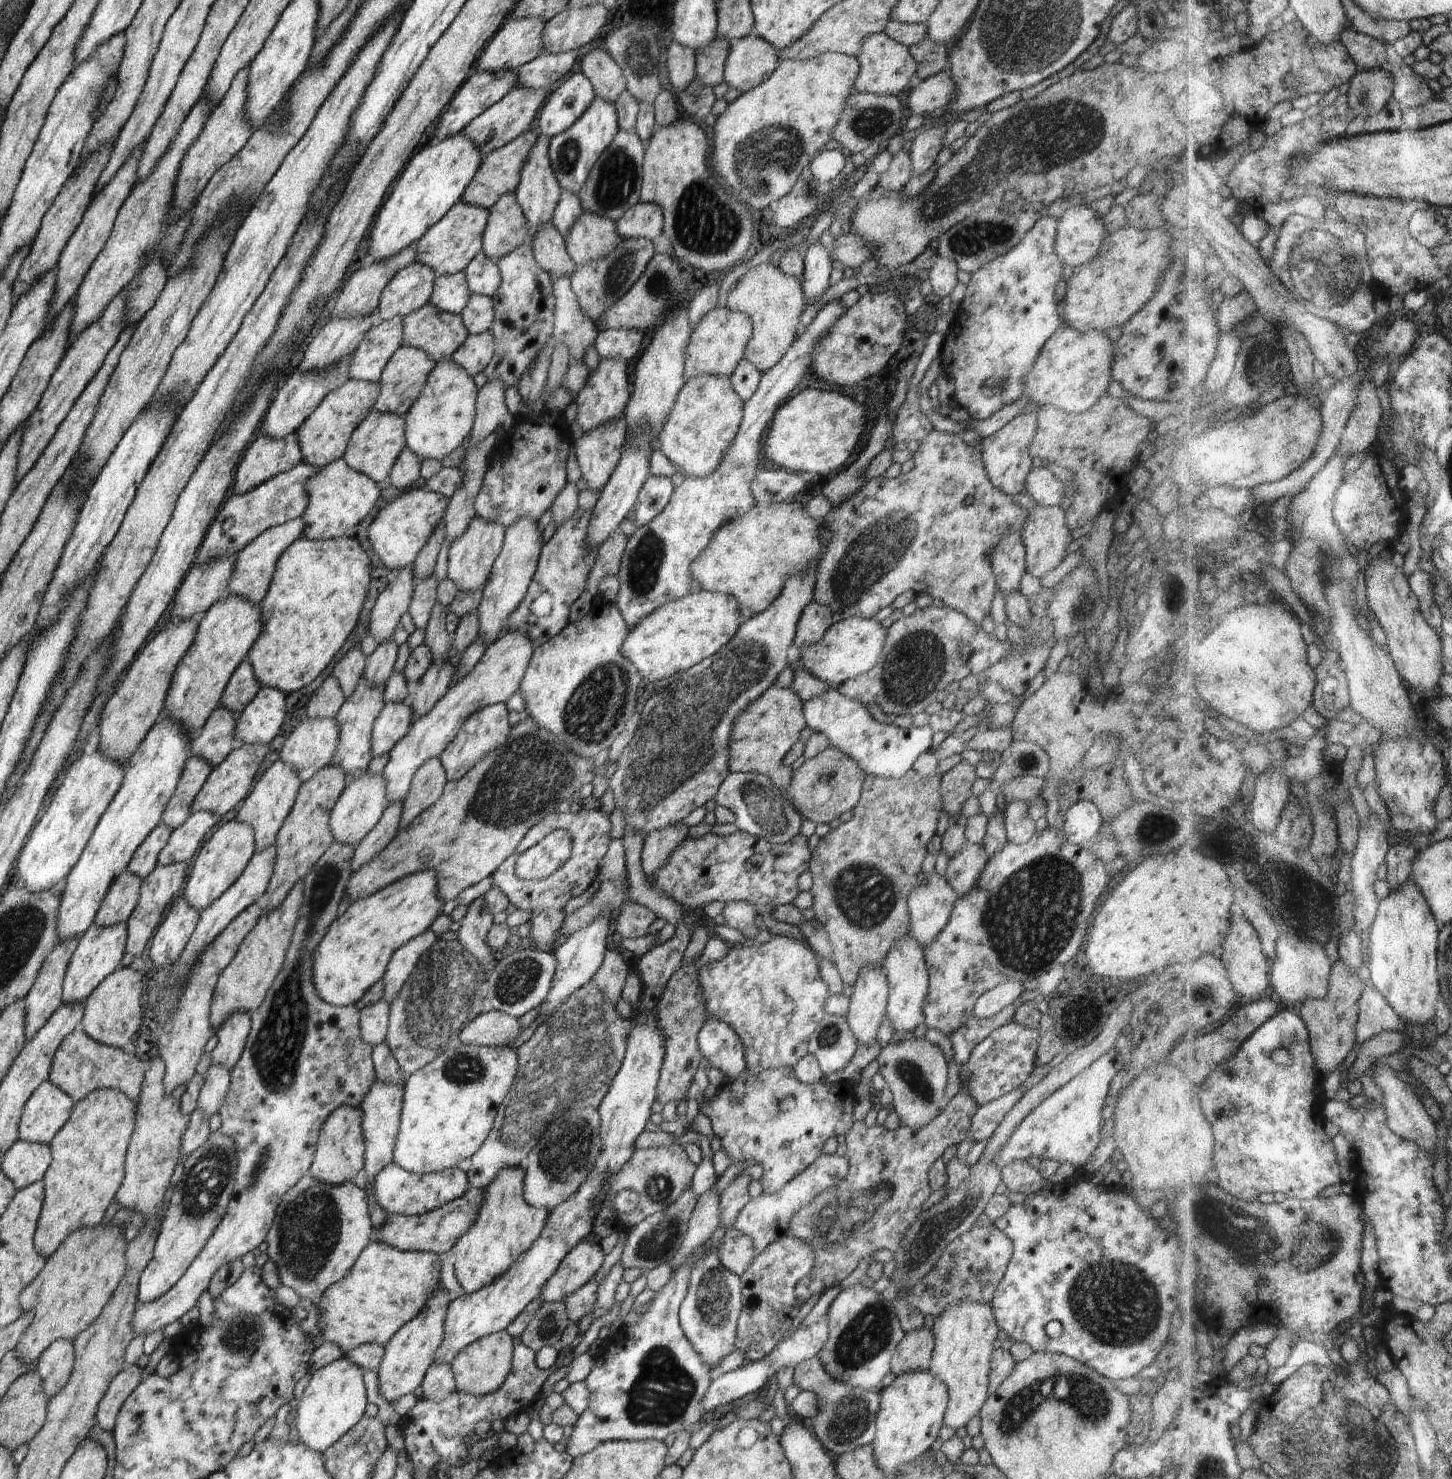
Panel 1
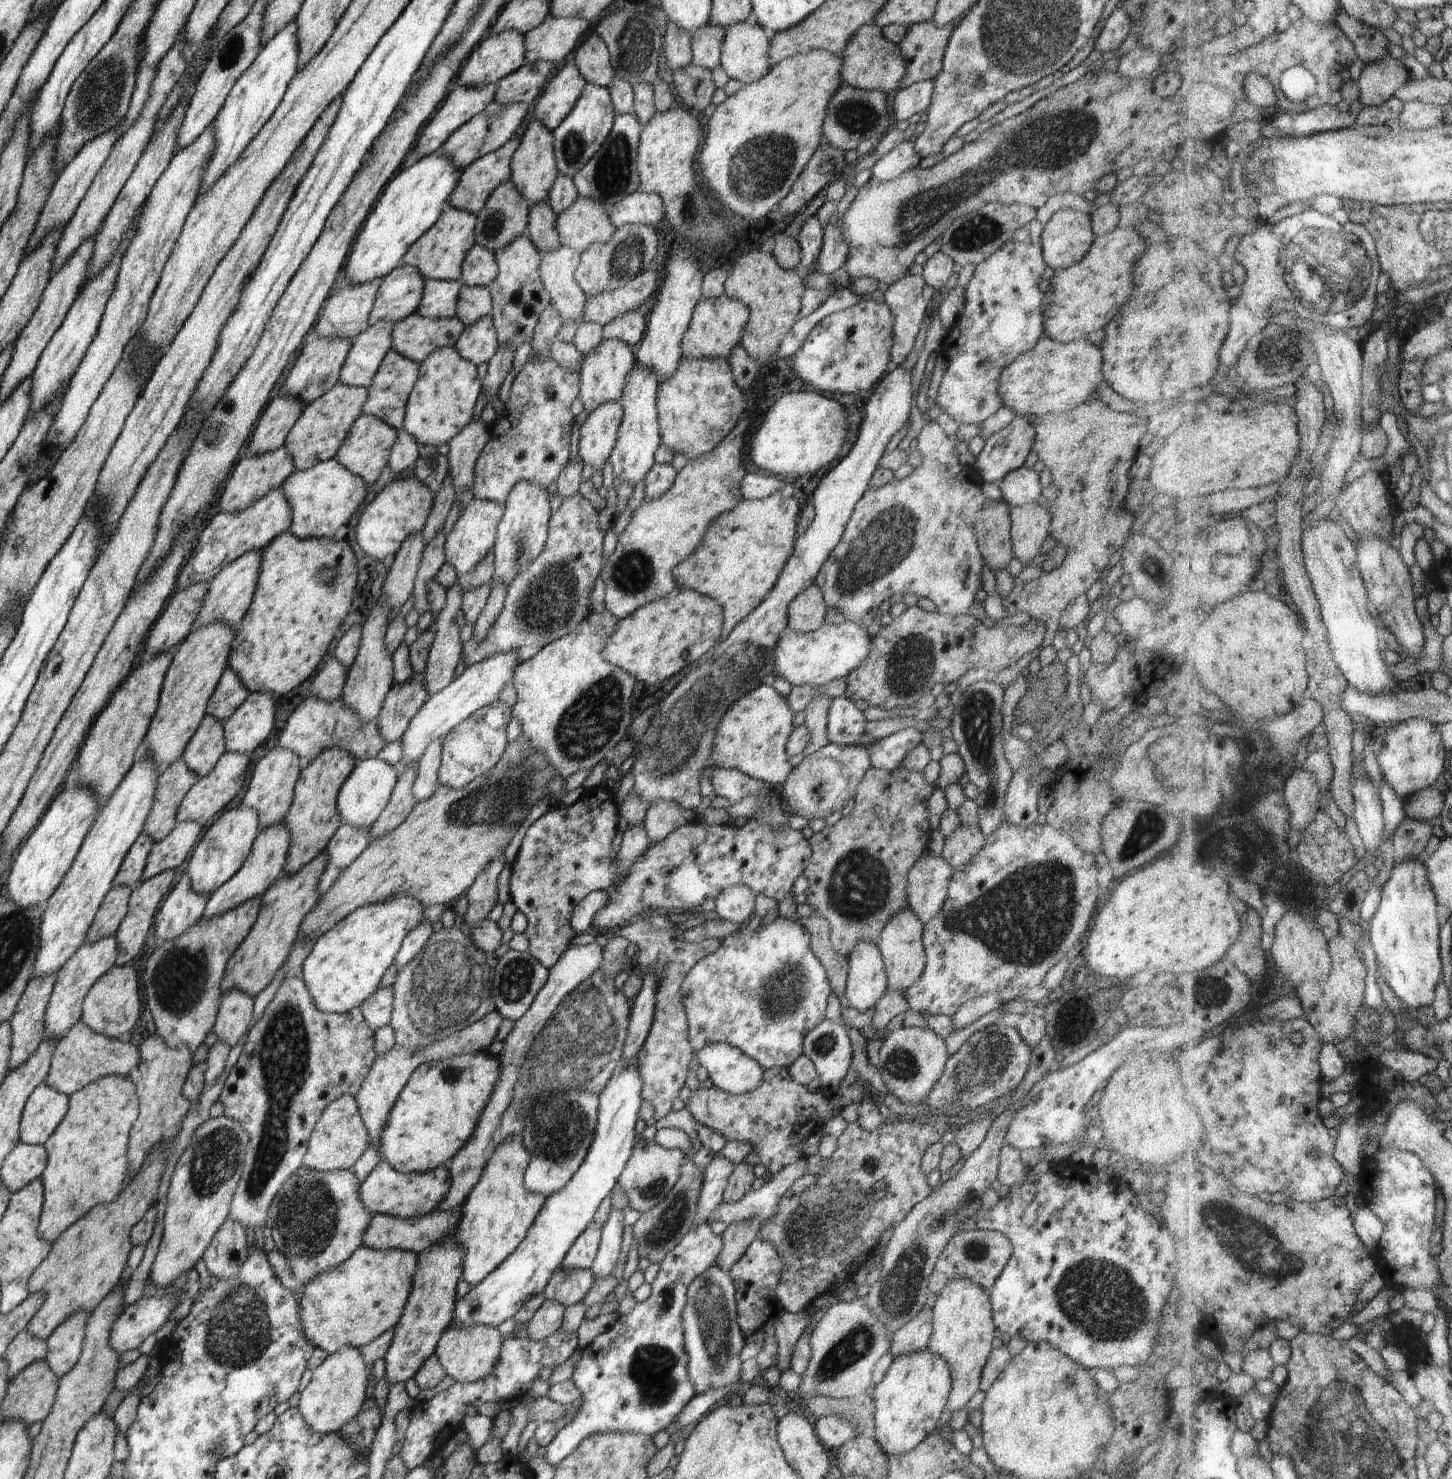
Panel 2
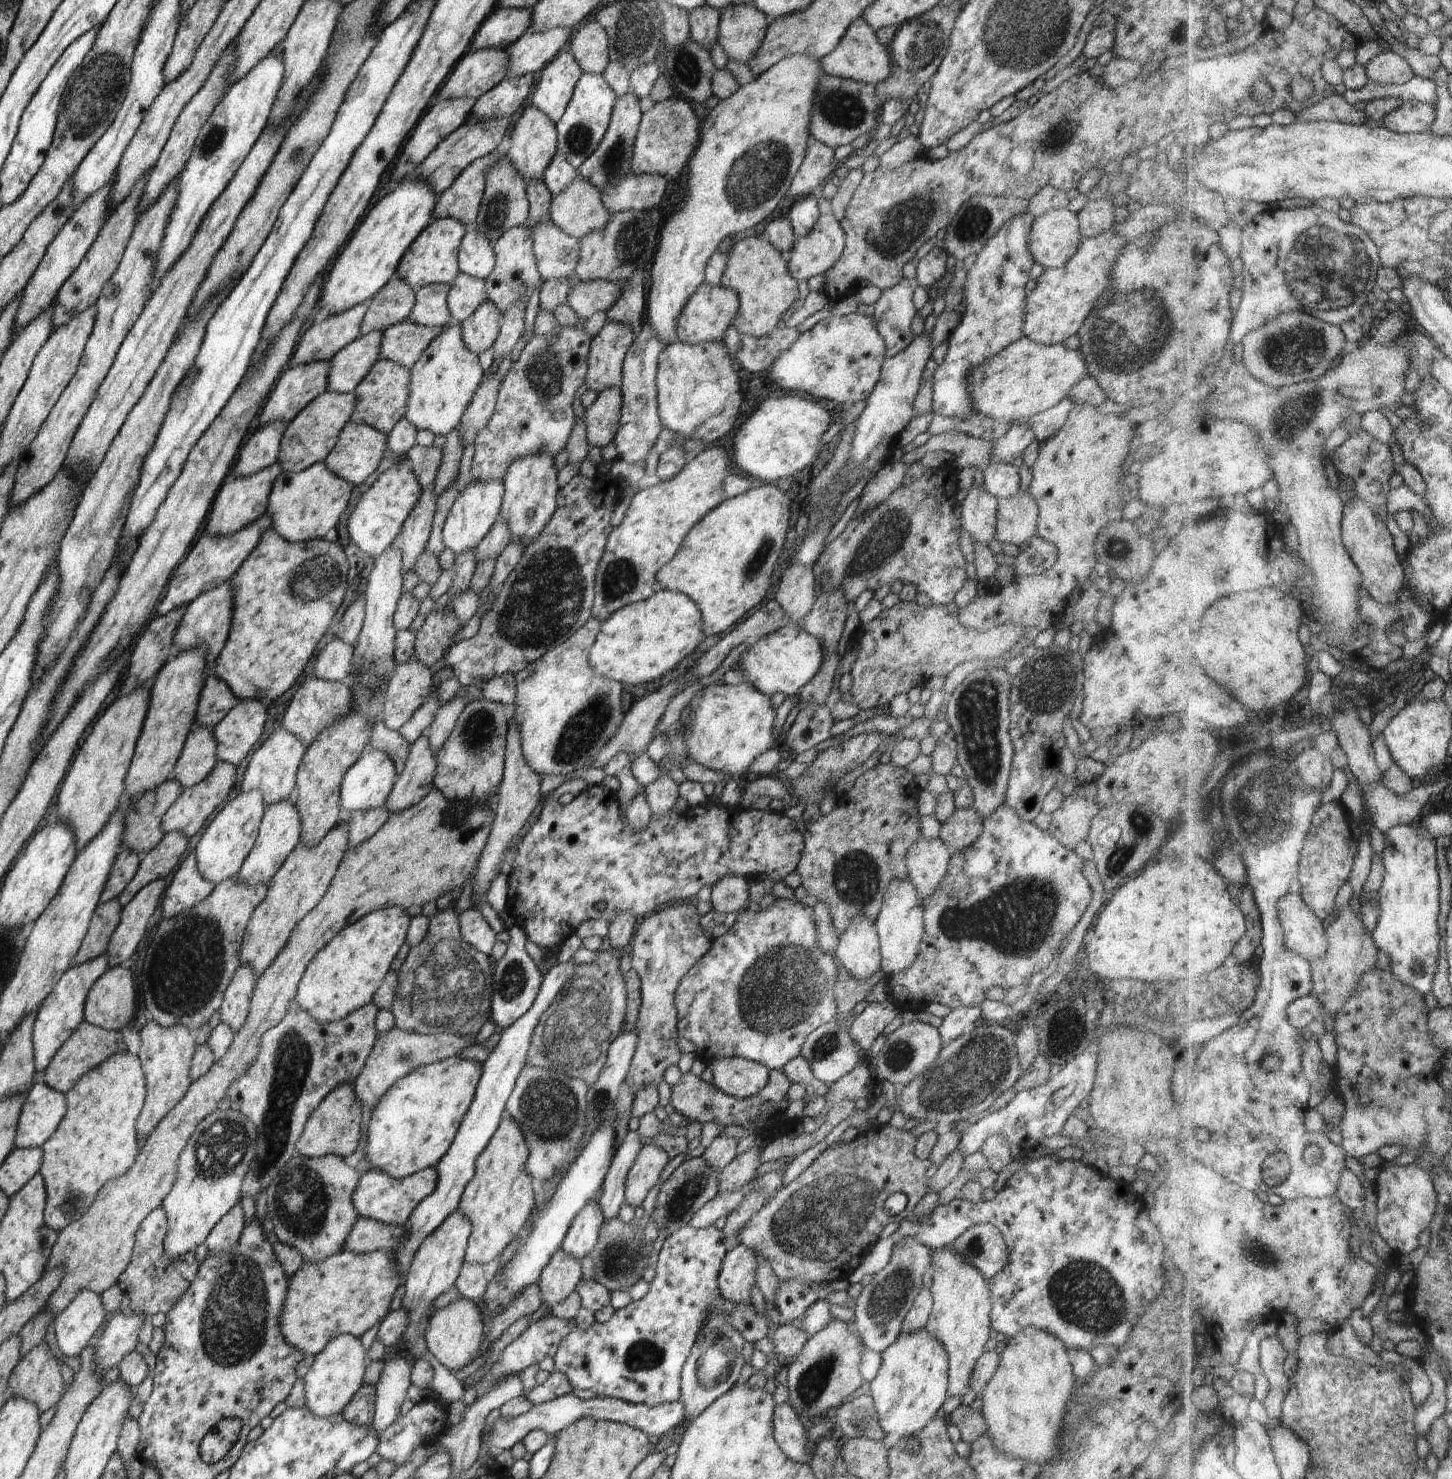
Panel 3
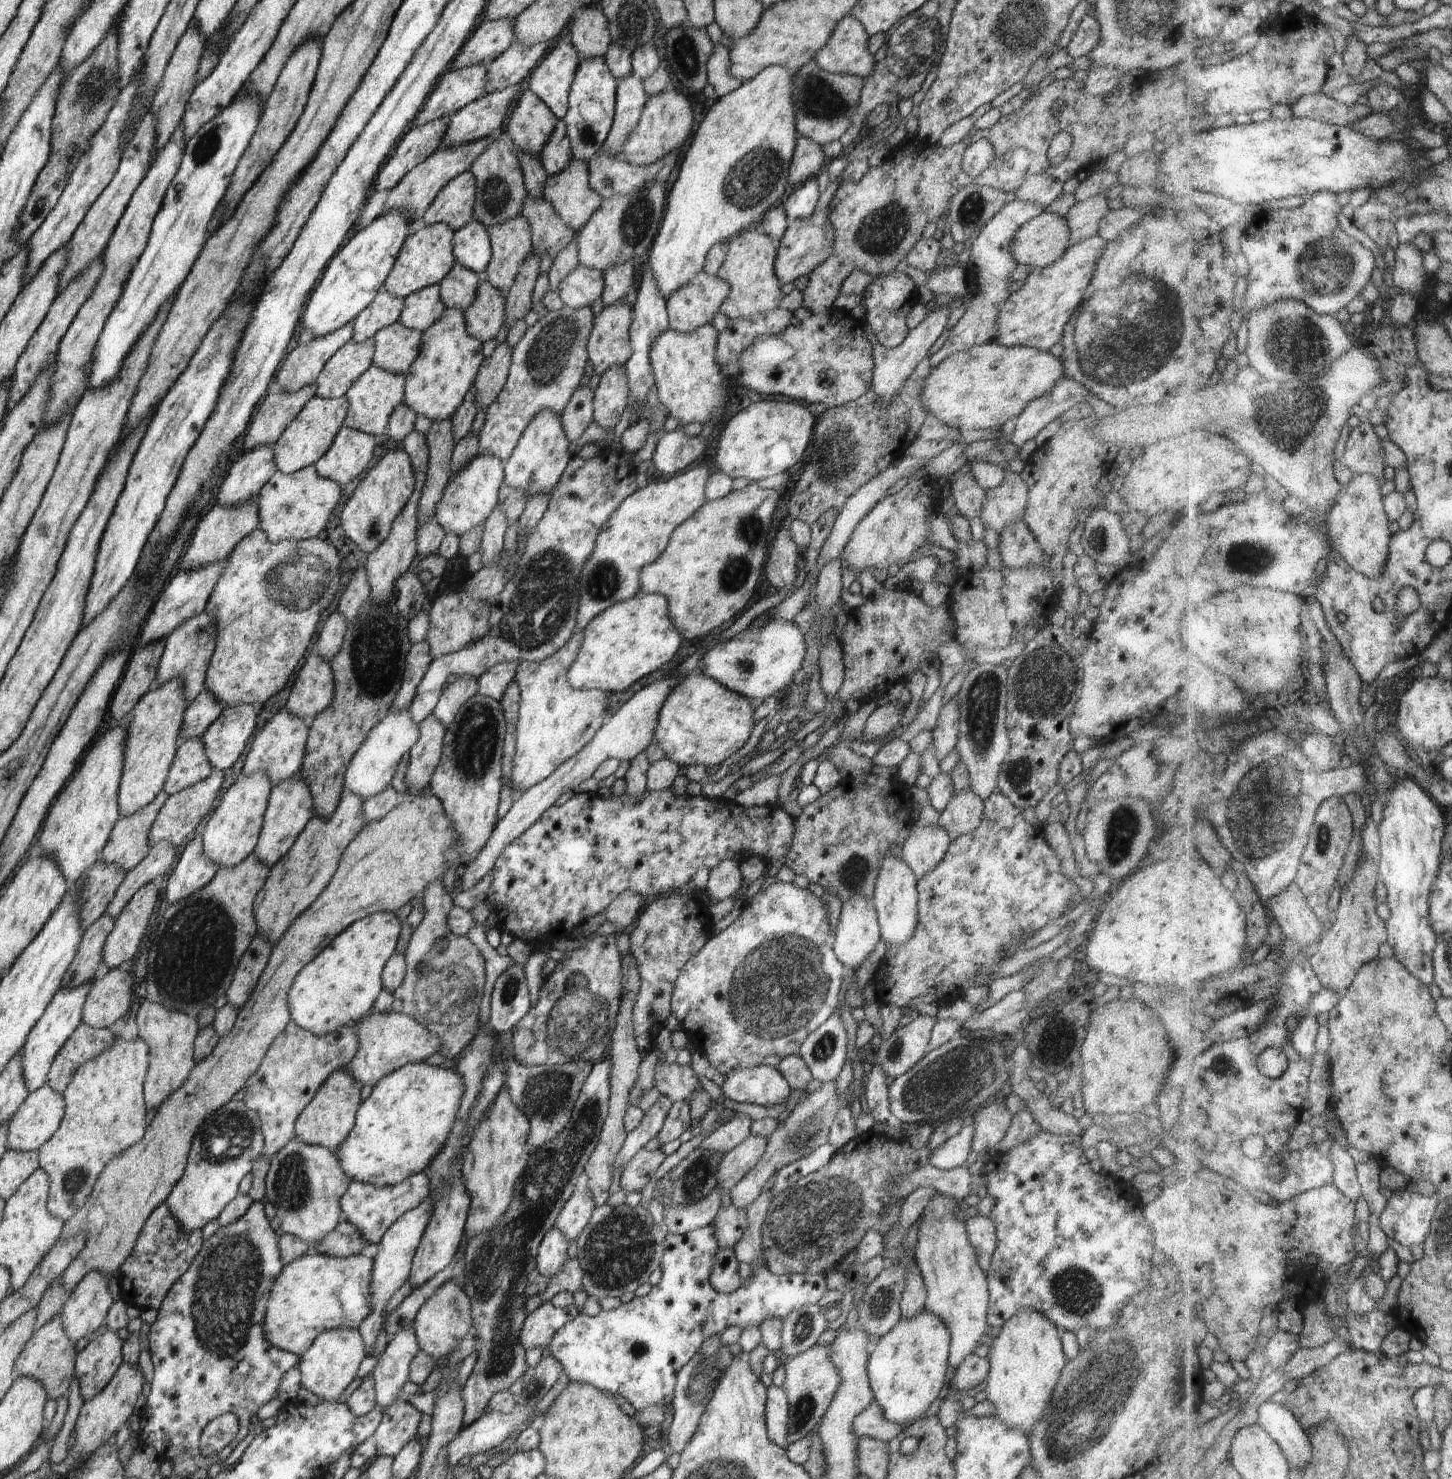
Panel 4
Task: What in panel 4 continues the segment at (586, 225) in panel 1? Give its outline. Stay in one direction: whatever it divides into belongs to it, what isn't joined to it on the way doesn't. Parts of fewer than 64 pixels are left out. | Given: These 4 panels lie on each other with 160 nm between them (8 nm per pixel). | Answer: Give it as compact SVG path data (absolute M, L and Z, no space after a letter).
M574 158L565 169L545 180L542 197L556 209L558 216L574 232L578 232L588 222L603 201L590 188L587 162Z

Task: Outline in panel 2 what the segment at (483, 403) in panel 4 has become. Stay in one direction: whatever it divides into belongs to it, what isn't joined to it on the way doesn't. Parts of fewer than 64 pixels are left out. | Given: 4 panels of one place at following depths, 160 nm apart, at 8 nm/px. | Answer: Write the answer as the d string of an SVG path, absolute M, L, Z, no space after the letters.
M472 419L449 442L449 453L446 456L449 476L461 510L475 497L473 491L474 465L489 438L489 427L480 419Z

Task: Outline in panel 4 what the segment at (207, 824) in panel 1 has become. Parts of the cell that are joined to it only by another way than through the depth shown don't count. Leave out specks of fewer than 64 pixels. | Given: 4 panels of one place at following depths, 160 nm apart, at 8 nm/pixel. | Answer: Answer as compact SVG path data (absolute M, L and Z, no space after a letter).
M157 842L156 845L151 845L149 853L142 862L138 863L132 870L129 870L120 886L117 888L113 899L106 907L105 915L110 918L118 918L122 909L130 902L132 896L142 886L152 883L154 878L163 876L174 864L175 848L169 842Z

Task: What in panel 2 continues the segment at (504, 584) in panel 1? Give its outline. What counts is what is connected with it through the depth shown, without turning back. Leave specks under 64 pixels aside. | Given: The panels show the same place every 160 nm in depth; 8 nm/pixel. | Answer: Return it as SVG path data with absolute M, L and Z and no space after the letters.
M522 479L514 483L506 497L504 514L497 526L493 546L495 561L492 581L502 581L508 588L514 577L517 577L517 574L544 550L551 517L548 498L546 489L537 482Z

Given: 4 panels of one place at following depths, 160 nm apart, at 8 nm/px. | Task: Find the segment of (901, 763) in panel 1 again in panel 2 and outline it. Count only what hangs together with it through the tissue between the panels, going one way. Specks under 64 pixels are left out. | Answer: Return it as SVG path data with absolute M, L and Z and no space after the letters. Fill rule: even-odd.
M846 696L833 698L827 714L827 735L830 743L838 745L861 745L858 738L867 735L864 724L867 720L864 713ZM908 727L879 739L876 744L862 746L868 751L872 767L893 771L921 740L921 732Z

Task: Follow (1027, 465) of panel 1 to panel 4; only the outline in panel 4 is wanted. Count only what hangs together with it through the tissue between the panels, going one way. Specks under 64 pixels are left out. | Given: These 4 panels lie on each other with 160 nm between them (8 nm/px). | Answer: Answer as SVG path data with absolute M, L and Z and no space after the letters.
M1060 377L1048 392L1025 404L1024 410L1017 416L1011 442L1020 449L1026 440L1033 439L1048 423L1058 419L1063 412L1070 410L1076 404L1085 402L1088 394L1090 395L1090 392L1085 386L1068 377Z

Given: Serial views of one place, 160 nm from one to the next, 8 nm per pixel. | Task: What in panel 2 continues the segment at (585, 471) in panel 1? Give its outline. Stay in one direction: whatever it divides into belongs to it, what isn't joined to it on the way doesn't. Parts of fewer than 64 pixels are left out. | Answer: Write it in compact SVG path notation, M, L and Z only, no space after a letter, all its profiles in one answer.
M606 401L590 411L587 418L581 417L584 423L580 429L579 458L584 465L590 464L594 470L600 470L609 460L623 414L619 401Z

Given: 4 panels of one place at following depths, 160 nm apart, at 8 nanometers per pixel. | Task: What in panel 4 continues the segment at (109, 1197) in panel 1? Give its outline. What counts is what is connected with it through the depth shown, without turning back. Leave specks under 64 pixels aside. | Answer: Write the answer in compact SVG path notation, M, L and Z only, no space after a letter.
M139 1036L135 1039L116 1037L113 1043L98 1056L87 1060L73 1074L70 1084L61 1094L64 1097L65 1115L54 1133L39 1148L39 1168L49 1176L47 1209L50 1214L61 1218L64 1222L72 1218L91 1195L96 1179L111 1158L117 1157L124 1148L142 1140L146 1130L146 1106L142 1096L144 1074L148 1068L149 1048Z

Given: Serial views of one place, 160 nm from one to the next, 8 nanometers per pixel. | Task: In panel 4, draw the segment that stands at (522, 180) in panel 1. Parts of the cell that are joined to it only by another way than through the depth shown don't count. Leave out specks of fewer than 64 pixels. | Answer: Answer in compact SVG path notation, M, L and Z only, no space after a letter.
M526 89L510 114L506 130L520 153L538 157L547 138L550 138L557 119L549 106L546 106L534 91Z

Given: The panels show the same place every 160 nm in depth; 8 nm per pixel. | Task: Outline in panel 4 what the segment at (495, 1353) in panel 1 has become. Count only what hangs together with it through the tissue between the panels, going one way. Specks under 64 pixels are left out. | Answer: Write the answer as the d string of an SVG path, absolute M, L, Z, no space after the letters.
M450 1278L442 1283L442 1286L437 1288L436 1292L426 1299L426 1302L423 1302L412 1323L415 1325L414 1330L419 1348L437 1361L445 1357L457 1345L457 1342L466 1336L466 1333L472 1331L470 1299L462 1286Z

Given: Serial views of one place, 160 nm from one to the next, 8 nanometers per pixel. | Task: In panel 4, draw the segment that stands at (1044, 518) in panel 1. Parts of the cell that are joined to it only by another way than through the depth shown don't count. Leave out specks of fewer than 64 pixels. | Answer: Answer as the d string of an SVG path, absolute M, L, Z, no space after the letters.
M1006 470L1003 481L997 487L985 491L979 517L986 528L999 534L1004 526L1023 518L1028 489L1020 474Z

